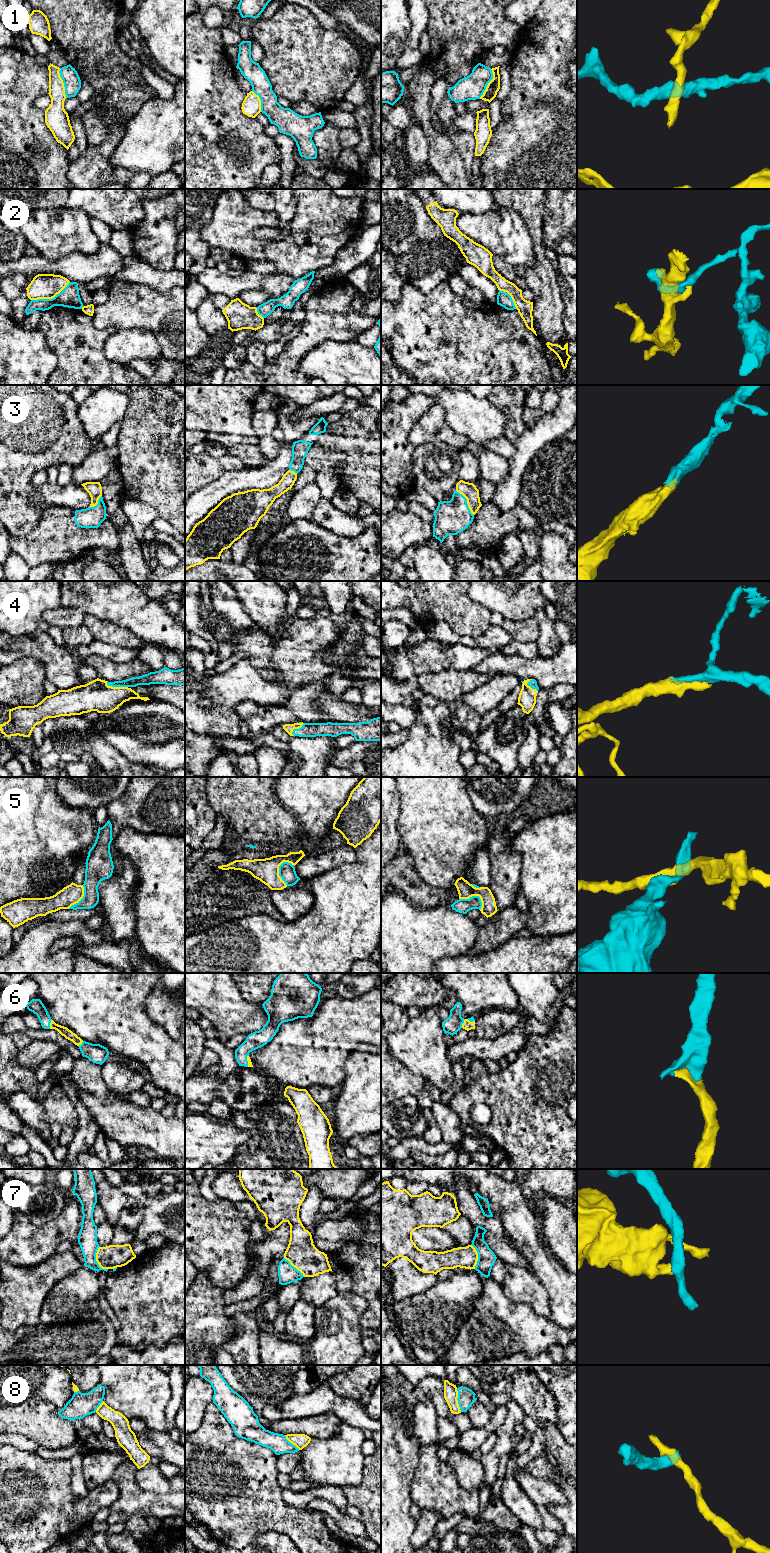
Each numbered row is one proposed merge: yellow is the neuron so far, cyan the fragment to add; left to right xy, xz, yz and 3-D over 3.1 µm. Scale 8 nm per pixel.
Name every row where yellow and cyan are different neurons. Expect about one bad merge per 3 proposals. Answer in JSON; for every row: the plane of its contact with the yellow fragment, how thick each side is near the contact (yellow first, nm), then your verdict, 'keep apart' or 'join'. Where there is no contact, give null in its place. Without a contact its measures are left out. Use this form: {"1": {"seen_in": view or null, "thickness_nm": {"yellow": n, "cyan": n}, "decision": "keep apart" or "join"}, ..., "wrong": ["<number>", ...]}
{"1": {"seen_in": "xy", "thickness_nm": {"yellow": 160, "cyan": 140}, "decision": "keep apart"}, "2": {"seen_in": "xy", "thickness_nm": {"yellow": 200, "cyan": 160}, "decision": "keep apart"}, "3": {"seen_in": "yz", "thickness_nm": {"yellow": 120, "cyan": 280}, "decision": "join"}, "4": {"seen_in": "xy", "thickness_nm": {"yellow": 240, "cyan": 90}, "decision": "join"}, "5": {"seen_in": "xz", "thickness_nm": {"yellow": 190, "cyan": 130}, "decision": "keep apart"}, "6": {"seen_in": "xy", "thickness_nm": {"yellow": 80, "cyan": 120}, "decision": "join"}, "7": {"seen_in": "xy", "thickness_nm": {"yellow": 190, "cyan": 160}, "decision": "keep apart"}, "8": {"seen_in": "yz", "thickness_nm": {"yellow": 110, "cyan": 140}, "decision": "keep apart"}, "wrong": ["1", "2", "5", "7", "8"]}

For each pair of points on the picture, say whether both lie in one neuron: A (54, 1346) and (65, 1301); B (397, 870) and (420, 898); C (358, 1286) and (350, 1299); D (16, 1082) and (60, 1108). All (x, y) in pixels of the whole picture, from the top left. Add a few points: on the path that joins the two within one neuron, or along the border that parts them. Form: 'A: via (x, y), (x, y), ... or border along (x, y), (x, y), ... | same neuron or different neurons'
A: border along (83, 1317), (73, 1321), (40, 1323) | different neurons
B: via (402, 877), (413, 891) | same neuron
C: border along (351, 1290), (367, 1302), (367, 1309), (363, 1315) | different neurons
D: via (27, 1087), (39, 1099), (49, 1101) | same neuron

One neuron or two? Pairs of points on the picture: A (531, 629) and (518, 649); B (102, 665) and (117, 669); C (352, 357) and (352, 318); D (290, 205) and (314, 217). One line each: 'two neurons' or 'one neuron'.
A: two neurons
B: one neuron
C: two neurons
D: two neurons

